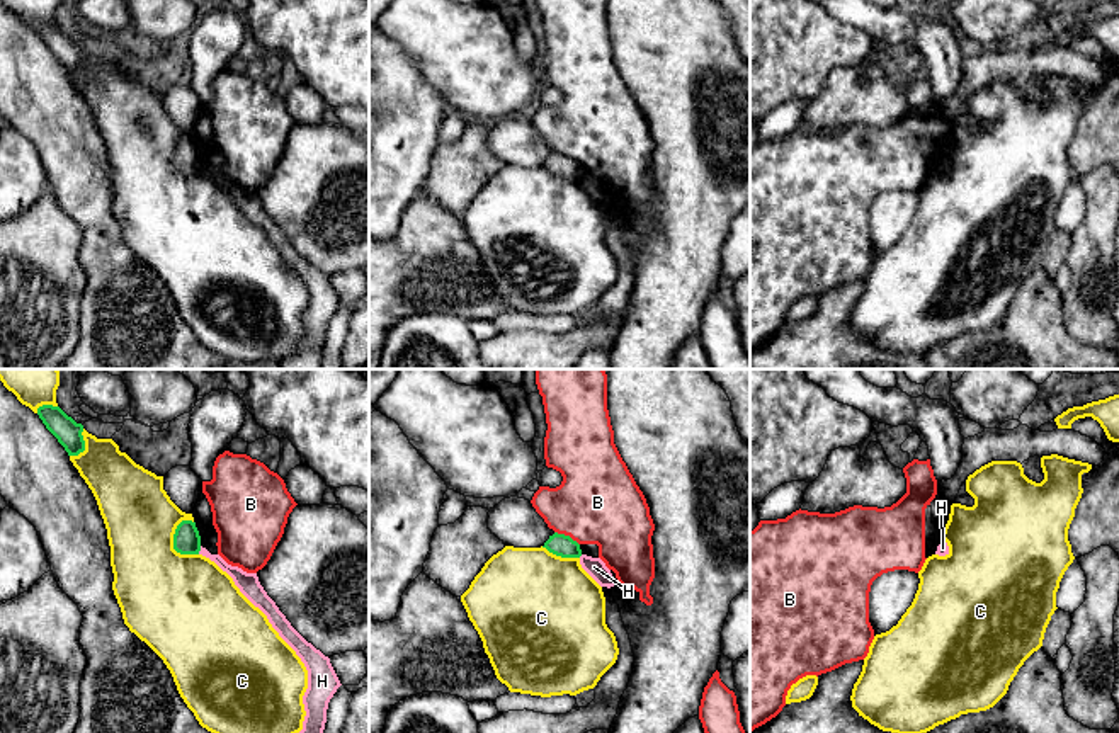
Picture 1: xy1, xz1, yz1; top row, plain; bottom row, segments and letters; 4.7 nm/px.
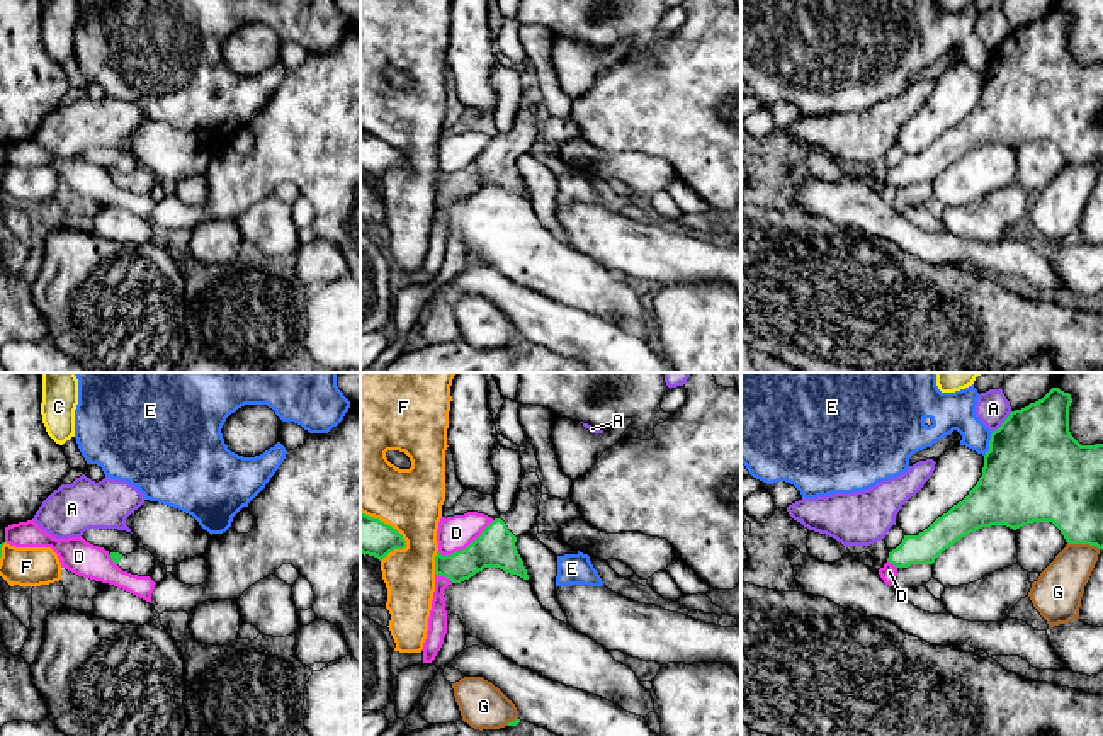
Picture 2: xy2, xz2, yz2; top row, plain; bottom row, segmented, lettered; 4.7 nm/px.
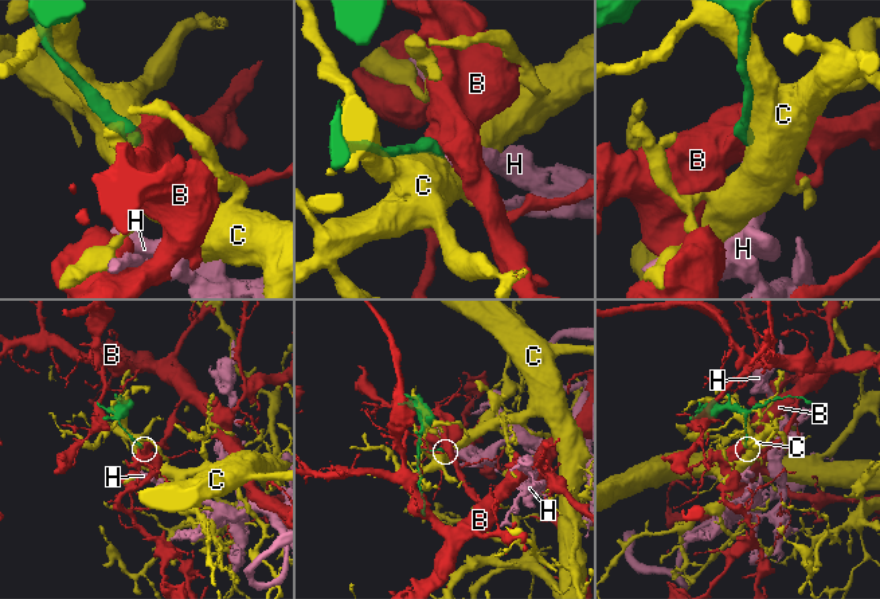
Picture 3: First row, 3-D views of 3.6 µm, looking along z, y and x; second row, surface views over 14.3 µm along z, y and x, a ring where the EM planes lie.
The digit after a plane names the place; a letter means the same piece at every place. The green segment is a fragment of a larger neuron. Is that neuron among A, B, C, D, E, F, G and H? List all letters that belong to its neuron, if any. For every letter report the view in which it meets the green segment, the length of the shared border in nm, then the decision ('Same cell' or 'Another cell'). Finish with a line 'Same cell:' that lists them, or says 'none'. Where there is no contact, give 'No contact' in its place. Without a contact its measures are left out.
A: Touches green in yz2. Shared border 140 nm. Another cell
B: Touches green in xz1. Shared border 140 nm. Another cell
C: Touches green in xy1. Shared border 190 nm. Another cell
D: Touches green in xz2. Shared border 300 nm. Another cell
E: Touches green in yz2. Shared border 130 nm. Another cell
F: Touches green in xz2. Shared border 280 nm. Another cell
G: Touches green in yz2. Shared border 160 nm. Another cell
H: Touches green in xy1. Shared border 40 nm. Another cell
Same cell: none

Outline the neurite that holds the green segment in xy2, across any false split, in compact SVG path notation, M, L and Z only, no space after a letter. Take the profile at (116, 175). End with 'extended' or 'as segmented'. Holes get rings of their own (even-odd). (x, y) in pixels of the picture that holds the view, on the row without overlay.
M138 167L134 172L126 175L119 172L110 172L110 177L122 190L127 190L138 195L150 195L156 182L156 177L144 167Z; extended

